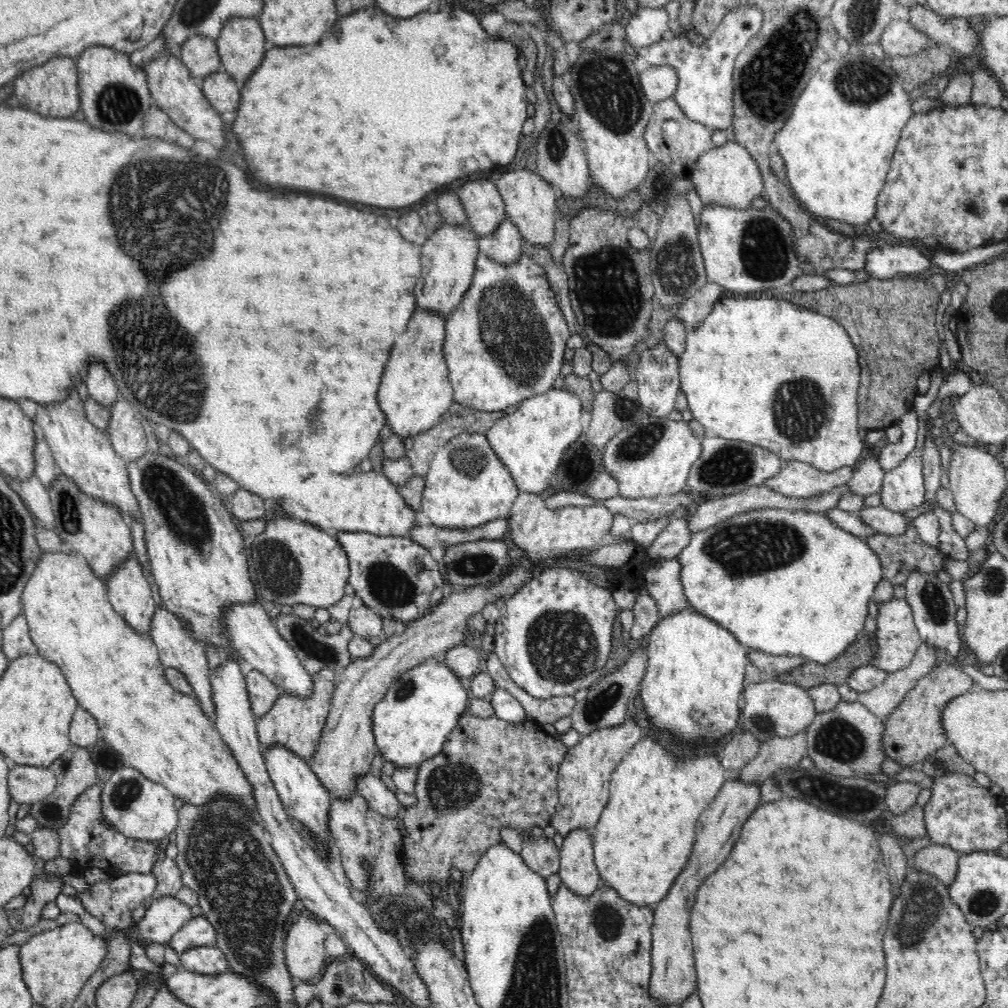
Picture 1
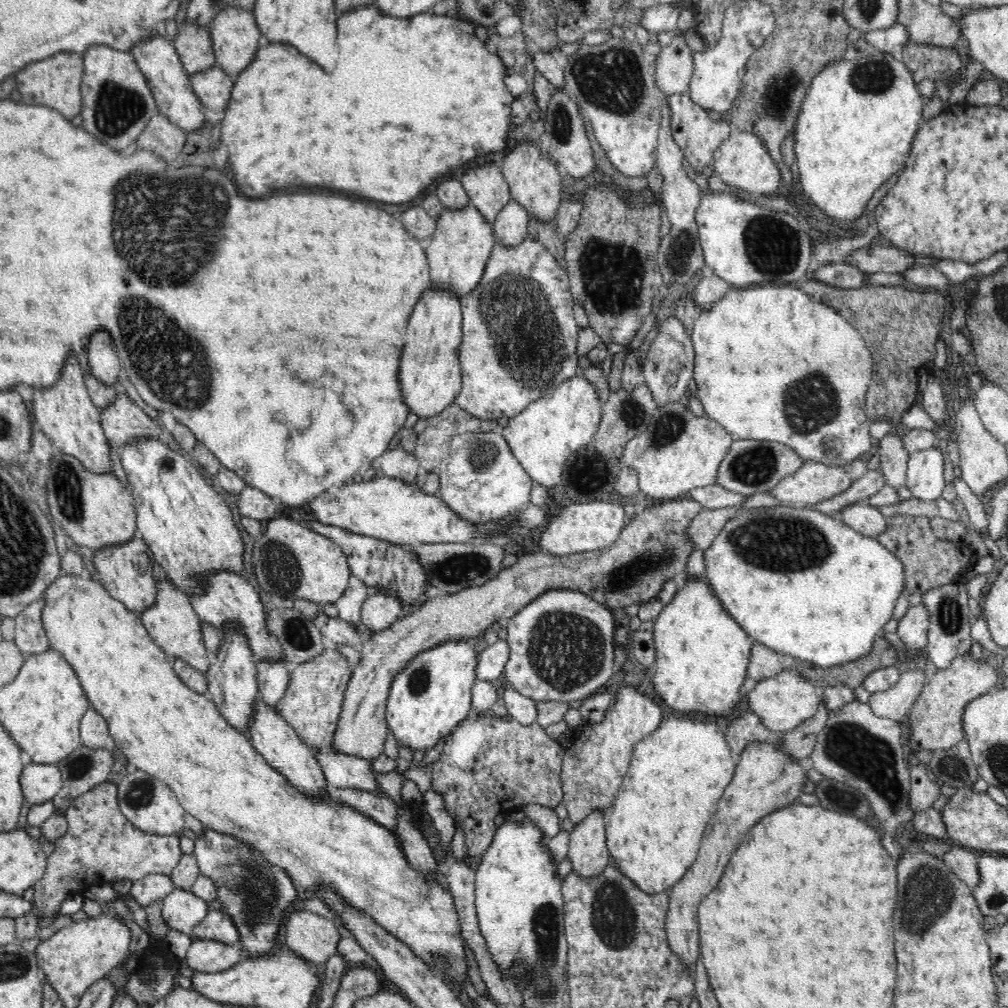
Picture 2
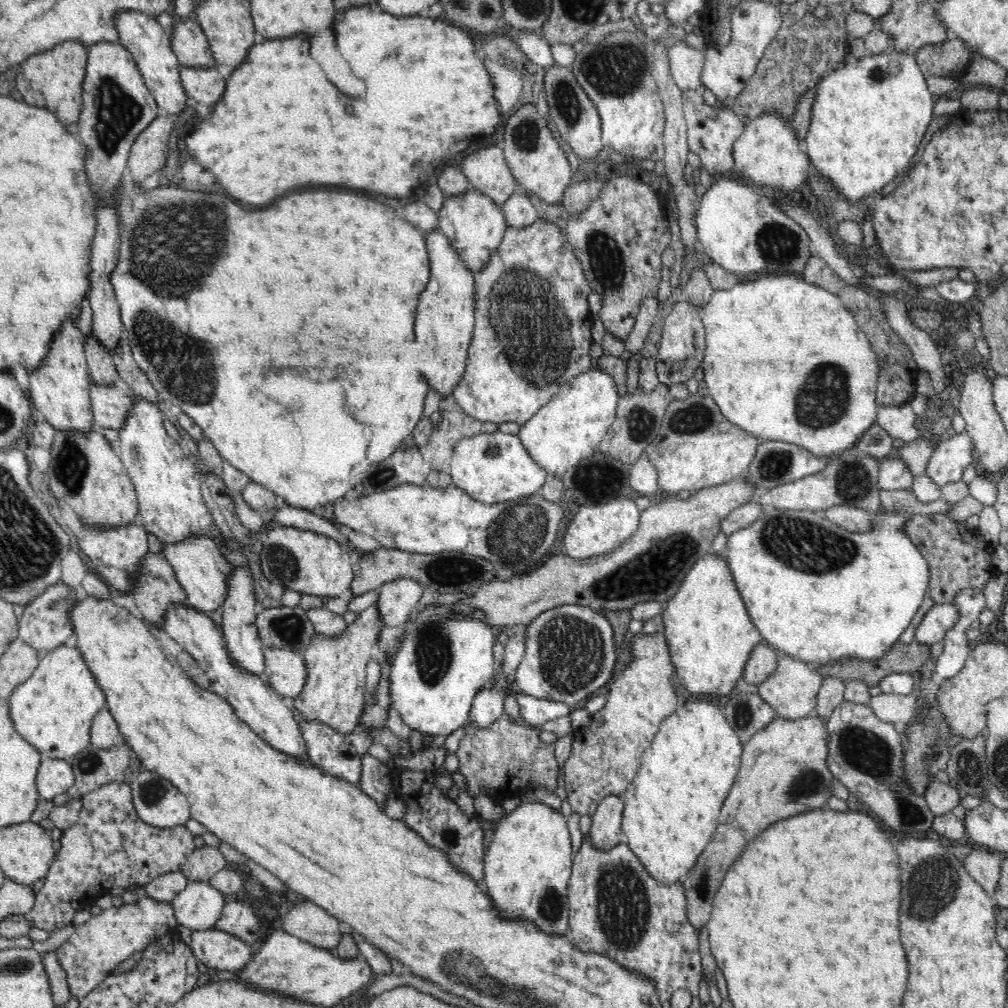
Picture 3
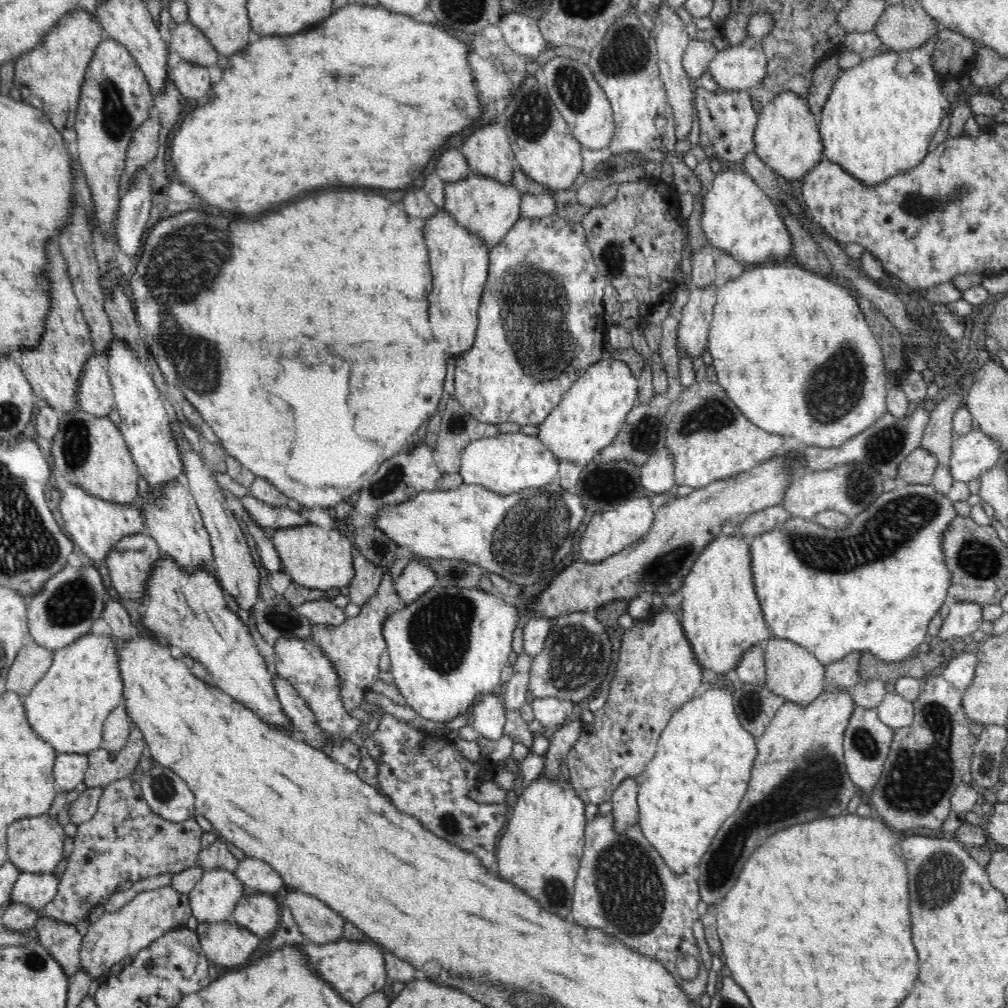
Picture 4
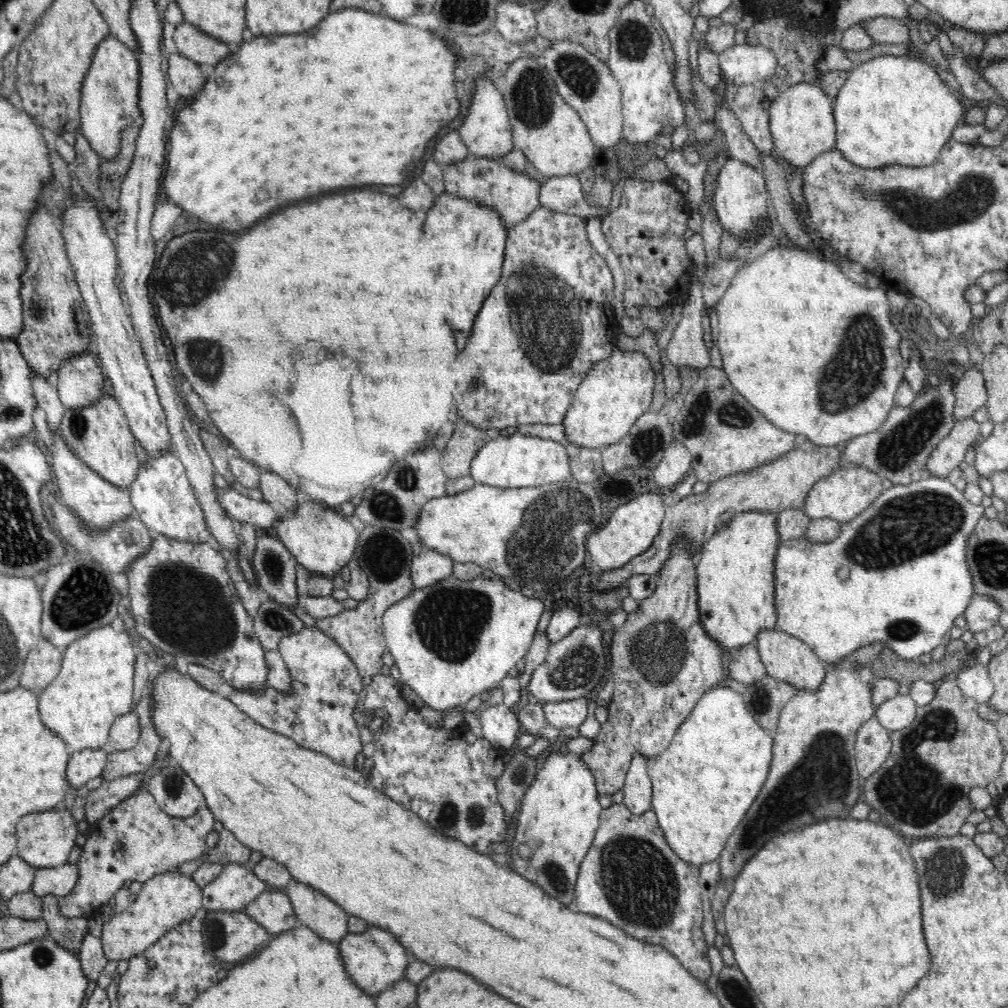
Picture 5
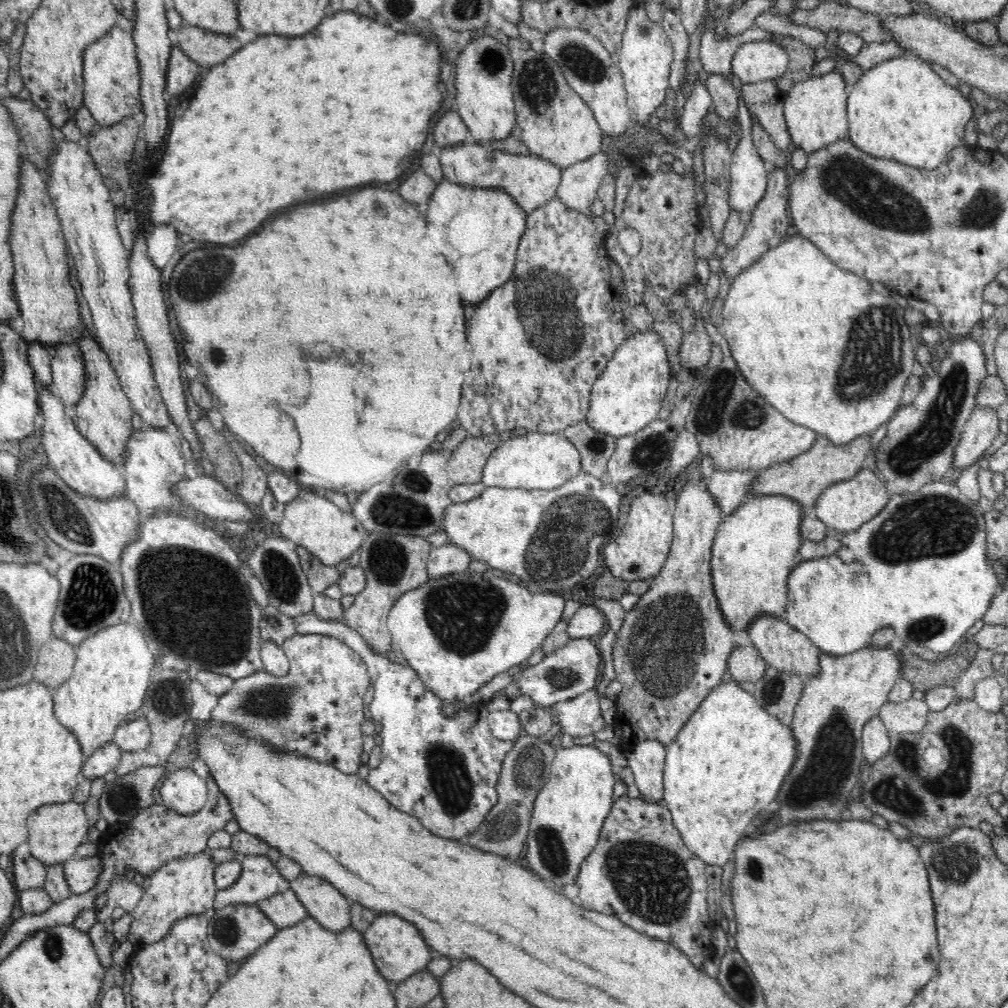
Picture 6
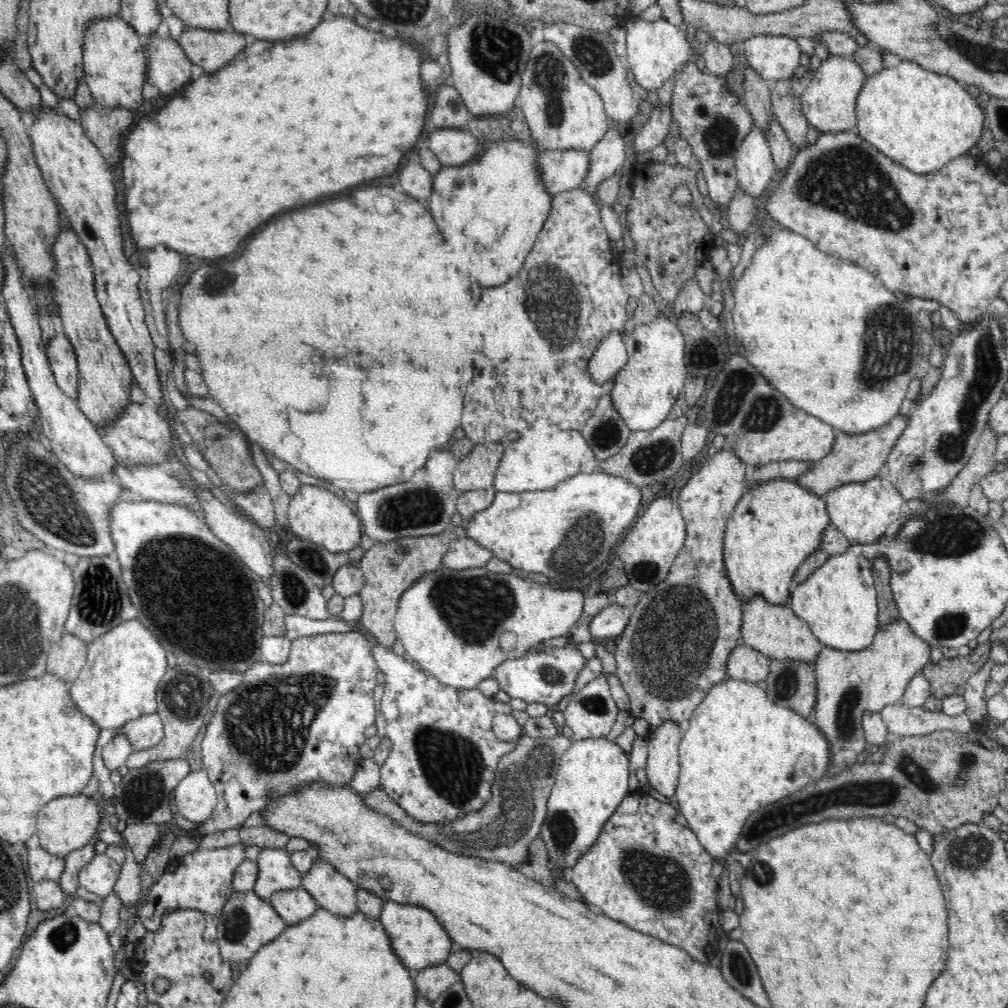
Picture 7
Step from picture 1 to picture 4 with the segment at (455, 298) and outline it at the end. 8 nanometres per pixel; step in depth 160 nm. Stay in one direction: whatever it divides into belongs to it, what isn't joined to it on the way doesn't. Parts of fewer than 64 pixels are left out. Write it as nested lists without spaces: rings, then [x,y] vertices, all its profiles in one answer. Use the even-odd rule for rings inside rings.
[[[471,171],[468,178],[445,184],[445,204],[443,209],[448,212],[456,223],[466,227],[473,236],[484,240],[489,251],[500,244],[507,232],[521,217],[521,203],[524,196],[513,185],[501,184],[496,180],[481,176]]]

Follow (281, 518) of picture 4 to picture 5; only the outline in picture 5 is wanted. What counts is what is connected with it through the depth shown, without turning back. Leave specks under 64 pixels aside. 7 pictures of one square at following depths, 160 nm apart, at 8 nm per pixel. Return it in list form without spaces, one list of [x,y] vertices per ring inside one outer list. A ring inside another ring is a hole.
[[[217,488],[215,490],[219,505],[232,519],[254,524],[256,527],[274,528],[274,520],[278,518],[270,503],[258,501],[240,494],[234,488]]]

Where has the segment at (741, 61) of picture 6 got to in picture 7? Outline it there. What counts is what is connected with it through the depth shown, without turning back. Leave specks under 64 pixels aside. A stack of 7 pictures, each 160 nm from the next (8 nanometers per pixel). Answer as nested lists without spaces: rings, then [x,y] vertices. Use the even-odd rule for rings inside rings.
[[[766,35],[741,42],[746,63],[771,83],[788,80],[800,66],[802,51],[796,39],[784,35]]]

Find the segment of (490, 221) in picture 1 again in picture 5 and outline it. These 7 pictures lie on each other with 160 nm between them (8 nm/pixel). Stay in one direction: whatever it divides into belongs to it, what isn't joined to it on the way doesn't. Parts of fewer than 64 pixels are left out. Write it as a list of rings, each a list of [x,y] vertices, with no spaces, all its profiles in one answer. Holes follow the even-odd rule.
[[[478,77],[474,84],[474,96],[472,106],[468,108],[468,114],[459,127],[460,138],[468,147],[470,154],[502,160],[506,154],[513,150],[512,125],[506,110],[506,103],[496,83],[486,77]]]

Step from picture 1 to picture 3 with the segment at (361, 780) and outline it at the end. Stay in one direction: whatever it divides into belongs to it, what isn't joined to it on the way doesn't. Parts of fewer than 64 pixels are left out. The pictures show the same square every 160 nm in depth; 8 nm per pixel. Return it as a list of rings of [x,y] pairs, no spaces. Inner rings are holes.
[[[296,716],[307,756],[324,773],[334,775],[348,783],[359,784],[363,766],[361,754],[344,734],[318,720],[305,720]]]

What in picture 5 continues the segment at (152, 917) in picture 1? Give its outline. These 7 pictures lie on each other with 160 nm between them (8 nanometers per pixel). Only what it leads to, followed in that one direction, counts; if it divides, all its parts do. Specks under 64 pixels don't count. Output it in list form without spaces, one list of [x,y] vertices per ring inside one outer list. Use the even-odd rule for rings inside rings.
[[[227,863],[220,876],[202,888],[202,906],[207,911],[244,911],[266,890],[268,885],[254,875],[252,868]]]

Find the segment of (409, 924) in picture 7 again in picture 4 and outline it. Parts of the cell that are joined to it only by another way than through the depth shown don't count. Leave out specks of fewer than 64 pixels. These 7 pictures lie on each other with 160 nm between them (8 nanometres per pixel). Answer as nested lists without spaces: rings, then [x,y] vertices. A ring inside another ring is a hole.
[[[342,939],[323,945],[305,940],[300,945],[302,945],[300,949],[308,955],[310,967],[314,967],[314,971],[330,984],[330,987],[334,987],[346,1001],[354,1006],[357,1006],[366,996],[382,991],[384,984],[390,981],[383,951],[378,949],[378,945],[374,947],[369,944],[367,939],[364,942],[346,942]]]

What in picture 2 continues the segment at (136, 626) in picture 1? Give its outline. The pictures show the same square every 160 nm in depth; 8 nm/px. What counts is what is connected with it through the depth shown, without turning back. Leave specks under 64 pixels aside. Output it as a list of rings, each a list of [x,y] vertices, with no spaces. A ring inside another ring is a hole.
[[[132,537],[125,543],[101,548],[93,554],[91,562],[100,575],[101,585],[130,612],[138,614],[154,604],[158,590],[157,582],[152,575],[155,560],[144,539]]]

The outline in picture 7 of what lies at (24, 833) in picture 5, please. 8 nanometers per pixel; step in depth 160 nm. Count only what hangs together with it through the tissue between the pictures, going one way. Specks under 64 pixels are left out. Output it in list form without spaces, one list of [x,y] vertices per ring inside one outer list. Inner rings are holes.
[[[64,796],[48,802],[36,820],[36,834],[38,834],[40,847],[54,856],[66,856],[69,852],[85,847],[95,837],[98,830],[98,804],[88,796]]]

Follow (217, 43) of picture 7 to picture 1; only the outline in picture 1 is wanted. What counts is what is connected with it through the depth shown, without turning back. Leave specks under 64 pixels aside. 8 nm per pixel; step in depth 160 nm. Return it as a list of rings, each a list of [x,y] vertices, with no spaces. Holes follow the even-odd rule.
[[[192,35],[181,44],[181,61],[193,77],[202,78],[222,70],[221,58],[215,39]]]

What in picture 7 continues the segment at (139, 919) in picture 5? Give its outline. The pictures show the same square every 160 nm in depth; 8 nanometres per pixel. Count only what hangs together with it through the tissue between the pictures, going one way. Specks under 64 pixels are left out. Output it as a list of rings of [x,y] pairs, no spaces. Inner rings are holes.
[[[239,843],[224,848],[198,848],[177,858],[174,872],[165,871],[149,890],[147,903],[138,911],[140,921],[147,931],[157,931],[161,927],[163,914],[170,909],[192,909],[216,915],[223,910],[228,897],[233,893],[232,874],[246,860],[246,845]]]

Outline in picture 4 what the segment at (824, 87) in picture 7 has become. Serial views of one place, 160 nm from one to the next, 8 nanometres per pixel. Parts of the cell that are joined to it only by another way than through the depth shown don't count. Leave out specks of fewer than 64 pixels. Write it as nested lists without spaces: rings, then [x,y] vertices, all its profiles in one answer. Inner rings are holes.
[[[781,92],[760,113],[754,128],[754,153],[778,175],[784,184],[803,179],[806,173],[824,159],[824,145],[818,129],[819,117],[808,107],[808,101],[794,92]]]

